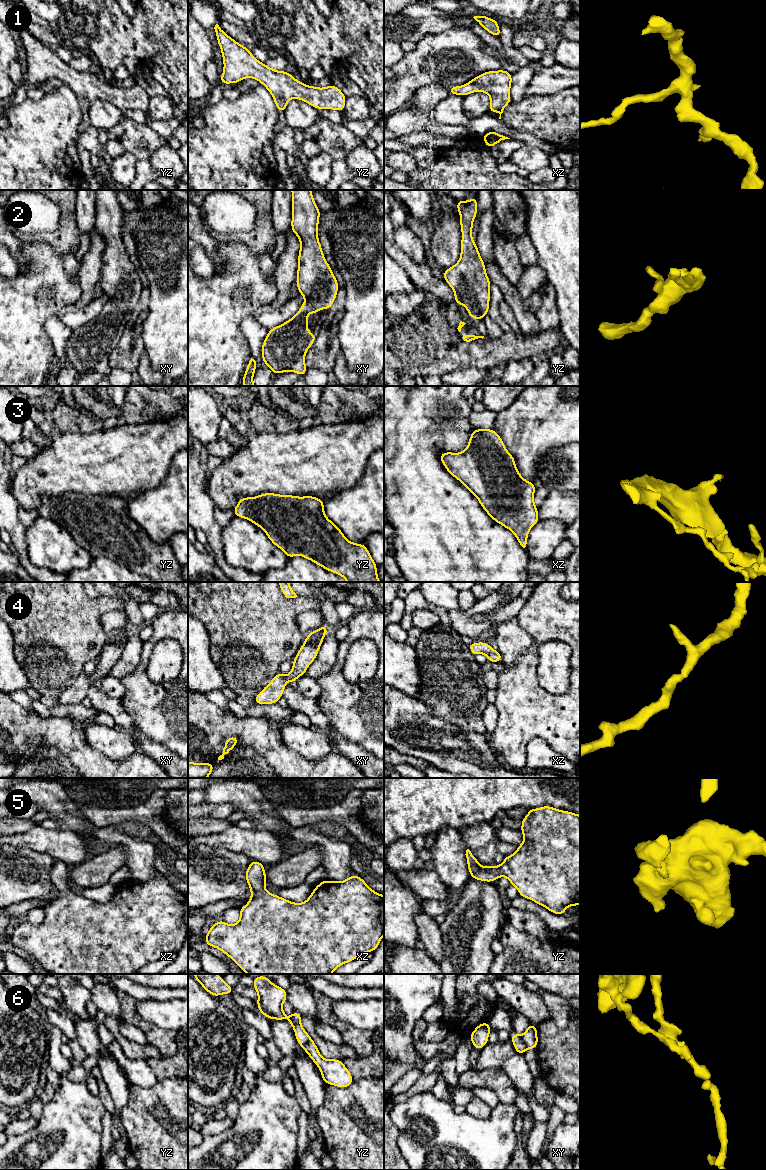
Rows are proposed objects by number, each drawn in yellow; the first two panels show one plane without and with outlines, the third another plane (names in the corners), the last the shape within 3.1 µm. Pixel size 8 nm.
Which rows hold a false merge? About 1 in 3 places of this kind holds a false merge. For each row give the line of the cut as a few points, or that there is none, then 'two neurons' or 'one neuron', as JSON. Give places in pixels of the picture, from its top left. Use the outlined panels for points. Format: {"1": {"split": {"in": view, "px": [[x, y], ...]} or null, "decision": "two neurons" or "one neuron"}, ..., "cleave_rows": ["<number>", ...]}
{"1": {"split": null, "decision": "one neuron"}, "2": {"split": null, "decision": "one neuron"}, "3": {"split": null, "decision": "one neuron"}, "4": {"split": null, "decision": "one neuron"}, "5": {"split": null, "decision": "one neuron"}, "6": {"split": {"in": "xy", "px": [[520, 1036], [527, 1048]]}, "decision": "two neurons"}, "cleave_rows": ["6"]}

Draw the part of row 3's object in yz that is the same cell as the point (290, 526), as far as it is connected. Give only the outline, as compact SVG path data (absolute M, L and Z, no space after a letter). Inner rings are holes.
M262 493L256 497L240 497L233 513L260 527L270 541L283 550L287 558L300 555L327 571L344 577L347 582L381 582L376 571L377 564L366 545L346 539L342 531L326 517L322 499Z

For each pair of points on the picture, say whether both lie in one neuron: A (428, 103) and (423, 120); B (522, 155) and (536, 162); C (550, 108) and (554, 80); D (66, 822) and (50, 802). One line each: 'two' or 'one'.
A: two
B: one
C: two
D: one

